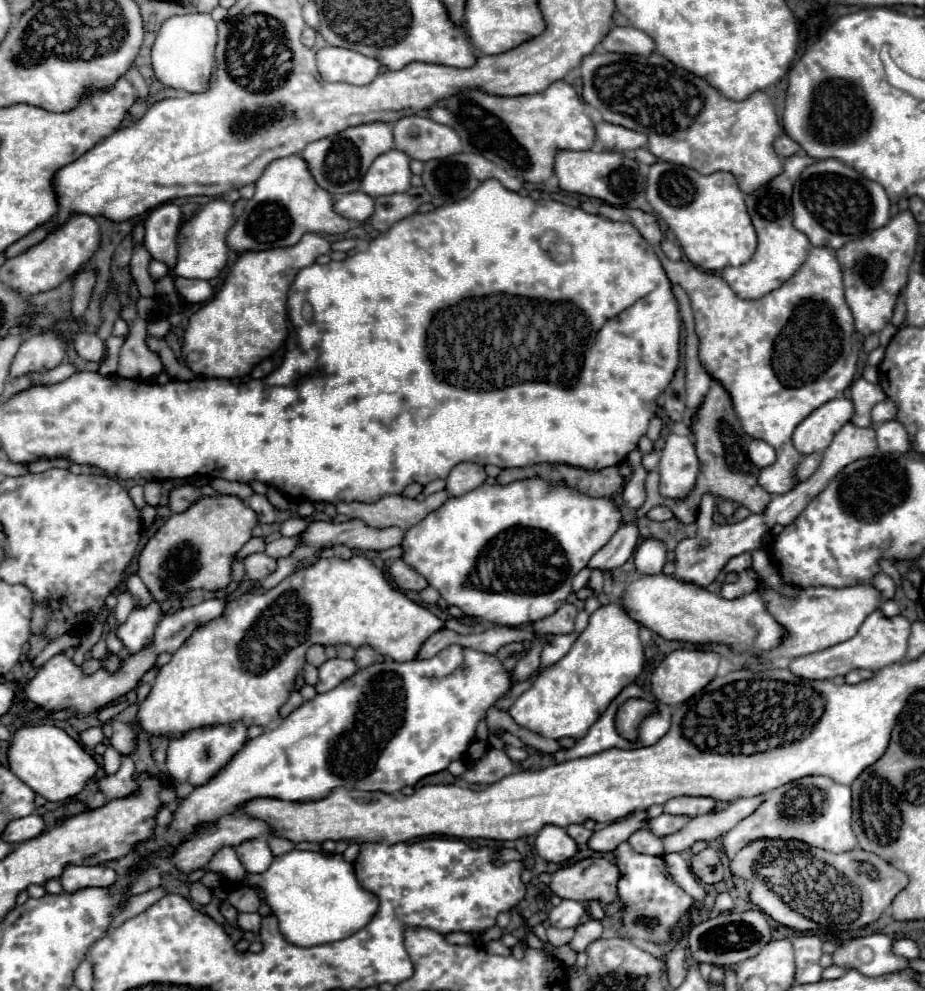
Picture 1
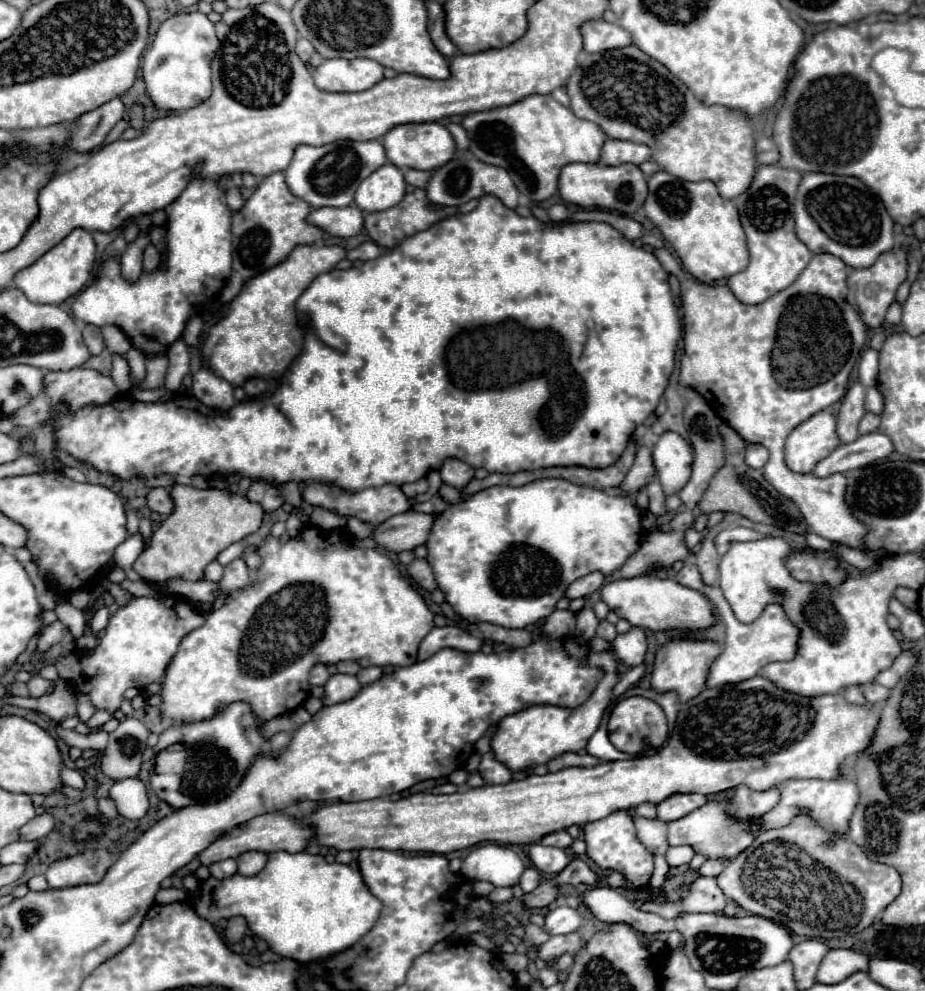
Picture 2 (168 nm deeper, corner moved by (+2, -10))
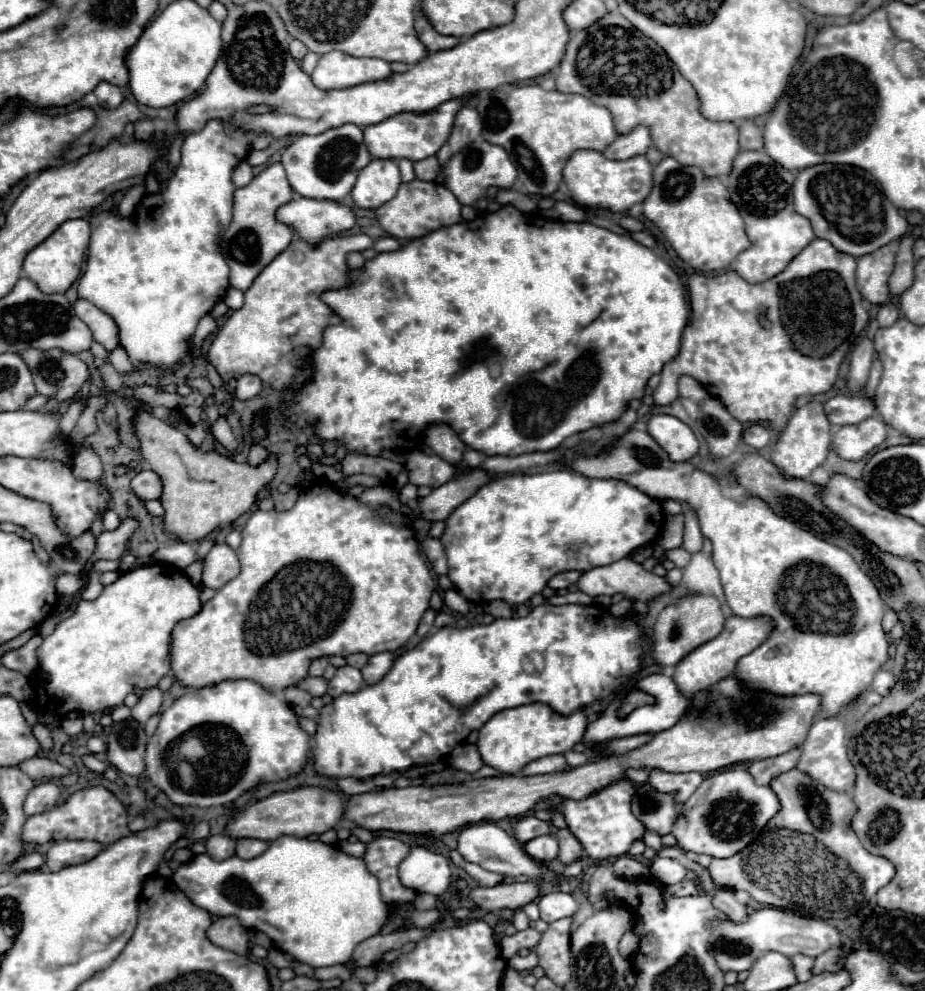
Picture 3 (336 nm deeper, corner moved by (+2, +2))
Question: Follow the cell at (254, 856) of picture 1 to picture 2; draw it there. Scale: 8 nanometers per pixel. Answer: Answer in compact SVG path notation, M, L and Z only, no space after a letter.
M244 852L242 856L236 858L238 862L238 874L242 876L254 876L266 866L268 856L264 852Z

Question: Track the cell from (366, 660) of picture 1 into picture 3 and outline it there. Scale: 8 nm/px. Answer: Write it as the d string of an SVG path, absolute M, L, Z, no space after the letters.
M380 652L380 654L374 654L368 664L362 668L362 676L364 676L364 684L376 684L380 682L386 672L392 668L392 662L394 662L396 654L394 652Z

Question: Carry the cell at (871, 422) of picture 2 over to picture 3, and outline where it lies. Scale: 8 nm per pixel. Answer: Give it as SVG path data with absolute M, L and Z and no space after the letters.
M834 396L824 404L824 412L830 424L846 426L854 422L862 422L862 418L874 416L876 408L870 398L862 396Z

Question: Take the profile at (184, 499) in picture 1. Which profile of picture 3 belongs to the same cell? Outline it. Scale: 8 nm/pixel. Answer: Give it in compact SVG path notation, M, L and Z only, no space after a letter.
M142 470L138 472L132 482L130 482L134 494L140 498L140 500L158 500L160 494L162 494L162 482L160 482L160 476L152 470Z

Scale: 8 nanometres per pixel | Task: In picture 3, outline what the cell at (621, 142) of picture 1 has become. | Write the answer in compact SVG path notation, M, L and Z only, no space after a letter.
M638 126L636 130L632 130L630 134L622 134L618 136L606 150L604 156L610 160L628 160L632 156L640 156L646 154L650 148L652 140L650 140L650 130L646 130L646 126Z

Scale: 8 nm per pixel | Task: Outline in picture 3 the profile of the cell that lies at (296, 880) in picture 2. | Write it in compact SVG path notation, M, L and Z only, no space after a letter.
M280 836L270 842L264 854L252 860L232 856L216 862L208 854L196 854L190 862L184 862L174 870L172 880L194 906L216 916L236 916L244 928L264 932L278 950L292 954L298 962L310 964L312 968L350 962L354 948L362 940L376 936L390 914L388 904L380 896L378 880L368 872L362 858L348 856L340 848L320 840L312 842L296 836Z

